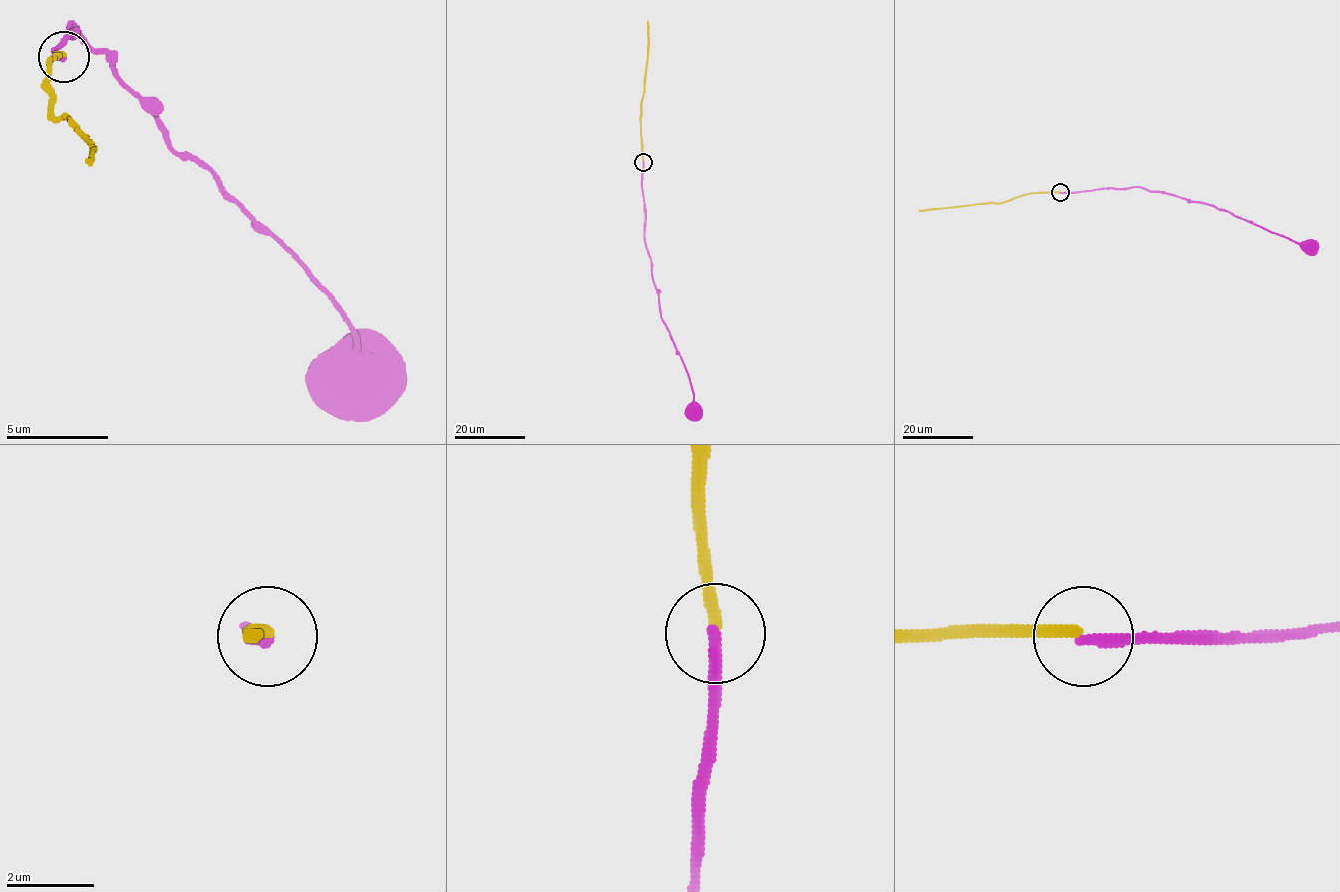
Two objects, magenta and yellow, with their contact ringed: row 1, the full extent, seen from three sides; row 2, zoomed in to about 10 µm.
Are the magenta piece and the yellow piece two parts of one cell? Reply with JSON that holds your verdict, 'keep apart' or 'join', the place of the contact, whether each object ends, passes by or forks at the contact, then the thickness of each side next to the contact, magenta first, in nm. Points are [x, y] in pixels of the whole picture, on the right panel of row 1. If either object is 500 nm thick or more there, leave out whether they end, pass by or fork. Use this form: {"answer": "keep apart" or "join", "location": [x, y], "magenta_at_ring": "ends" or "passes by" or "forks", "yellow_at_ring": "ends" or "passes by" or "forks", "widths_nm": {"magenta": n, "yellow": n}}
{"answer": "keep apart", "location": [1060, 192], "magenta_at_ring": "ends", "yellow_at_ring": "ends", "widths_nm": {"magenta": 280, "yellow": 260}}

